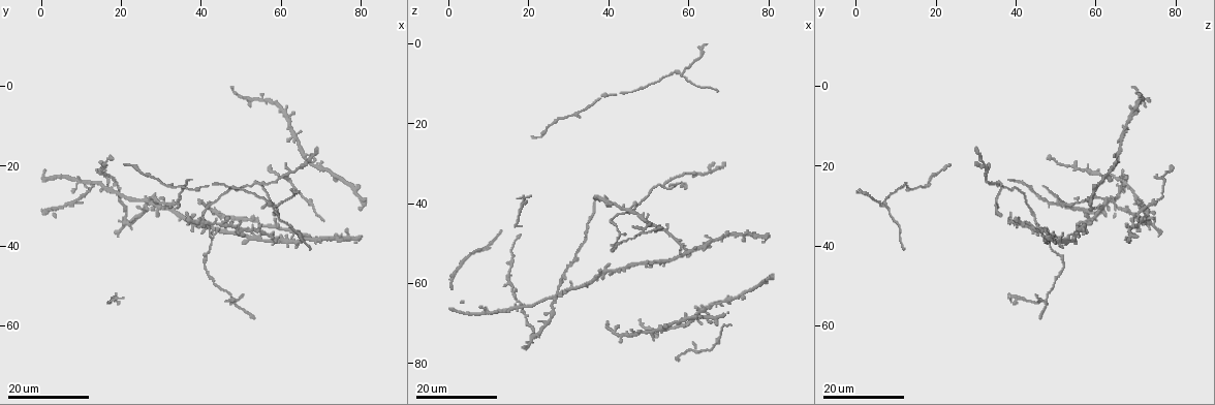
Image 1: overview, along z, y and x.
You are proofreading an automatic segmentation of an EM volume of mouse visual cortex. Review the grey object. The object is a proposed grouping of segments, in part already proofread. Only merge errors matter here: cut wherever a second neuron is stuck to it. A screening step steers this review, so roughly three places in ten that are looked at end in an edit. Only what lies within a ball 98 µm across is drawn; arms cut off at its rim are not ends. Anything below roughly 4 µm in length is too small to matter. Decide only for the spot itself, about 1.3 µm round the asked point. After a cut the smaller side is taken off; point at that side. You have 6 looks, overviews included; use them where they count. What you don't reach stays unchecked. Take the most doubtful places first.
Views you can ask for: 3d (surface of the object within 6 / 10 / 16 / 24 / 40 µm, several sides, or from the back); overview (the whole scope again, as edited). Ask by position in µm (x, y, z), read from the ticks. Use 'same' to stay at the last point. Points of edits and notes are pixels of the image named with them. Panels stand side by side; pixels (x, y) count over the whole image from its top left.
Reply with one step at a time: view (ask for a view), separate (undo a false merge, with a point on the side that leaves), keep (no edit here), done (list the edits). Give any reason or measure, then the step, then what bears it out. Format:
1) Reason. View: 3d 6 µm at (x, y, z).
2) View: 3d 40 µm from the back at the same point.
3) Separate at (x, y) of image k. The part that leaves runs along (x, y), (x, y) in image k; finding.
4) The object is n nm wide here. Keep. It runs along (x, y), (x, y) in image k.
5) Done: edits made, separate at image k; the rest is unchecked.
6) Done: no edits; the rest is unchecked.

Four arms meet. View: 3d 24 µm at (48.5, 54.0, 47.5).

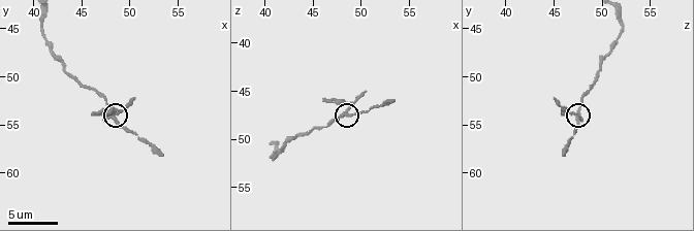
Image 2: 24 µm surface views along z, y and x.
Zoom in. View: 3d 10 µm at (48.2, 54.4, 47.2).

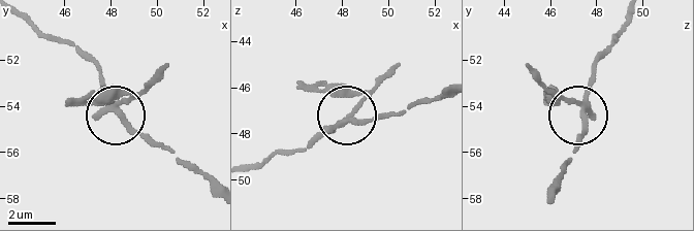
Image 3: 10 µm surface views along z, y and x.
The object is 240 nm wide here. Separate at (103, 96) of image 3. The part that leaves runs along (113, 107), (140, 92), (167, 64) in image 3; two neurons meet here.

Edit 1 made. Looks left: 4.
Three-way junction. View: 3d 16 µm at (58.0, 30.0, 7.5).

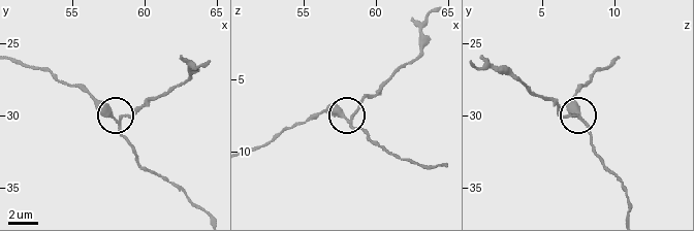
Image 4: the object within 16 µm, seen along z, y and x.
Closer look. View: 3d 6 µm at (58.4, 30.2, 7.6).

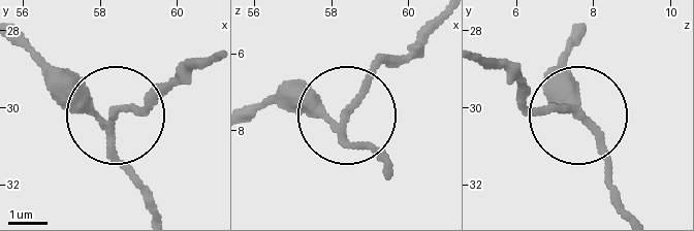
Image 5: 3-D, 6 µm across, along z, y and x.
Separate at (142, 112) of image 5. The part that leaves runs along (109, 121), (208, 64) in image 5; two neurons meet here.

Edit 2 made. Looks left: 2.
View: 3d 24 µm at (9.5, 24.5, 66.5).

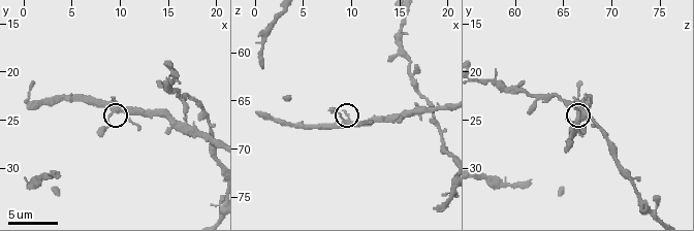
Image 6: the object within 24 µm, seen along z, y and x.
View: 3d 10 µm at (9.4, 24.0, 67.2).

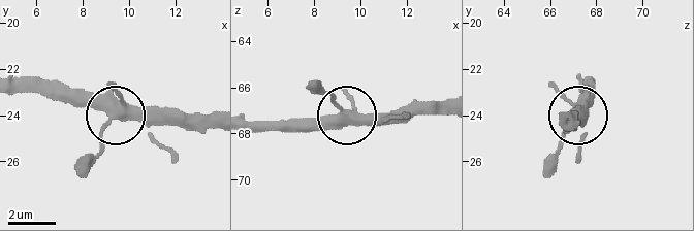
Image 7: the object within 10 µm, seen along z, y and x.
The side arm is 11 µm long; 4 arms meet here. Keep. Continuous, no second neuron.

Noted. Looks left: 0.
Done: edits made, separate at image 3, separate at image 5; the rest is unchecked.

